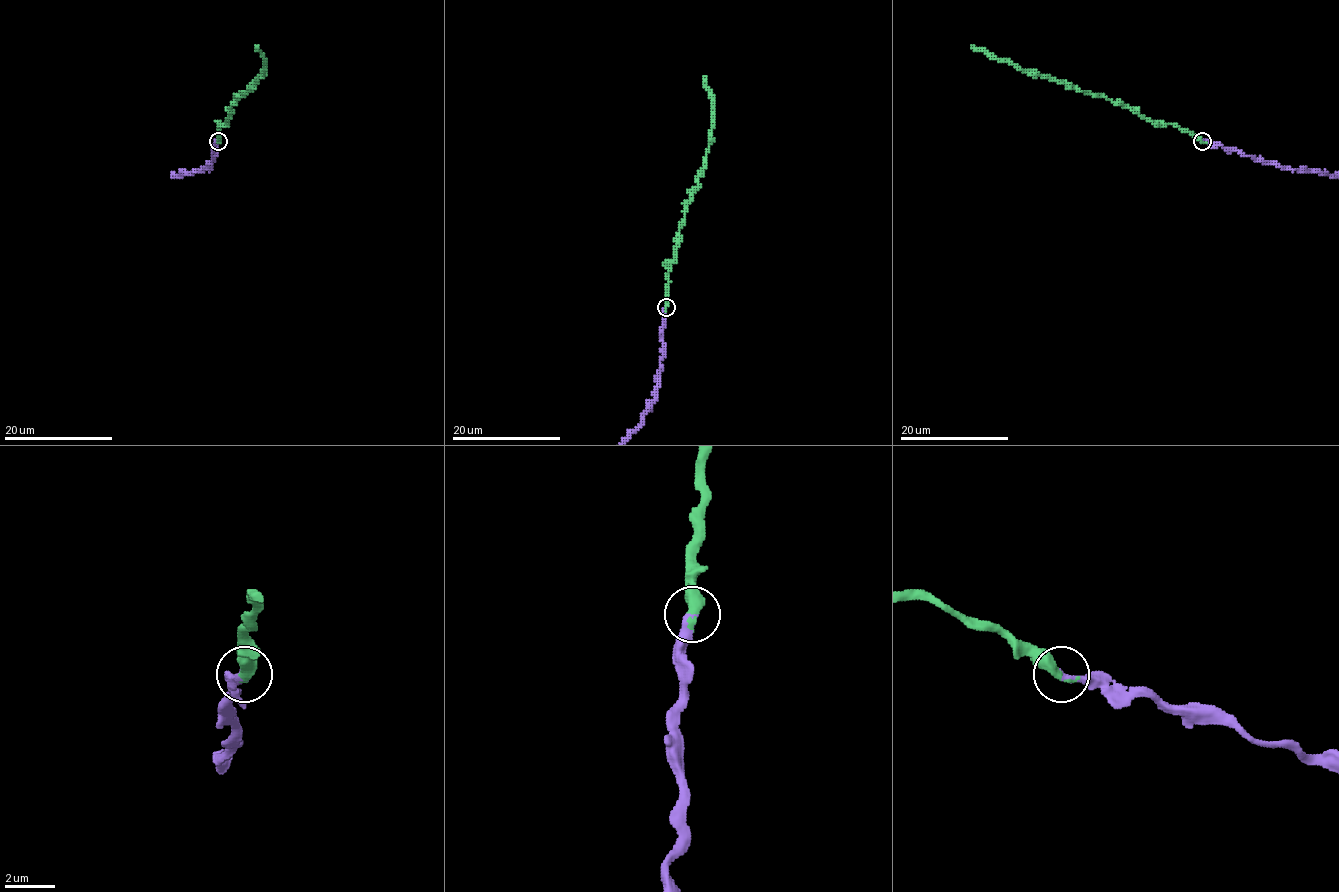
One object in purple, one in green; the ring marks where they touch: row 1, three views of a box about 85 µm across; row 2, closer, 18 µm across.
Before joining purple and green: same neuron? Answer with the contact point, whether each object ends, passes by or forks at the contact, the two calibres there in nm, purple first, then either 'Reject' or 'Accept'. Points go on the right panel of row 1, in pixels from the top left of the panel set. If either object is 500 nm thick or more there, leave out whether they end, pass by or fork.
Place: (1202, 141). Thickness 340 nm (purple) against 500 nm. Accept

